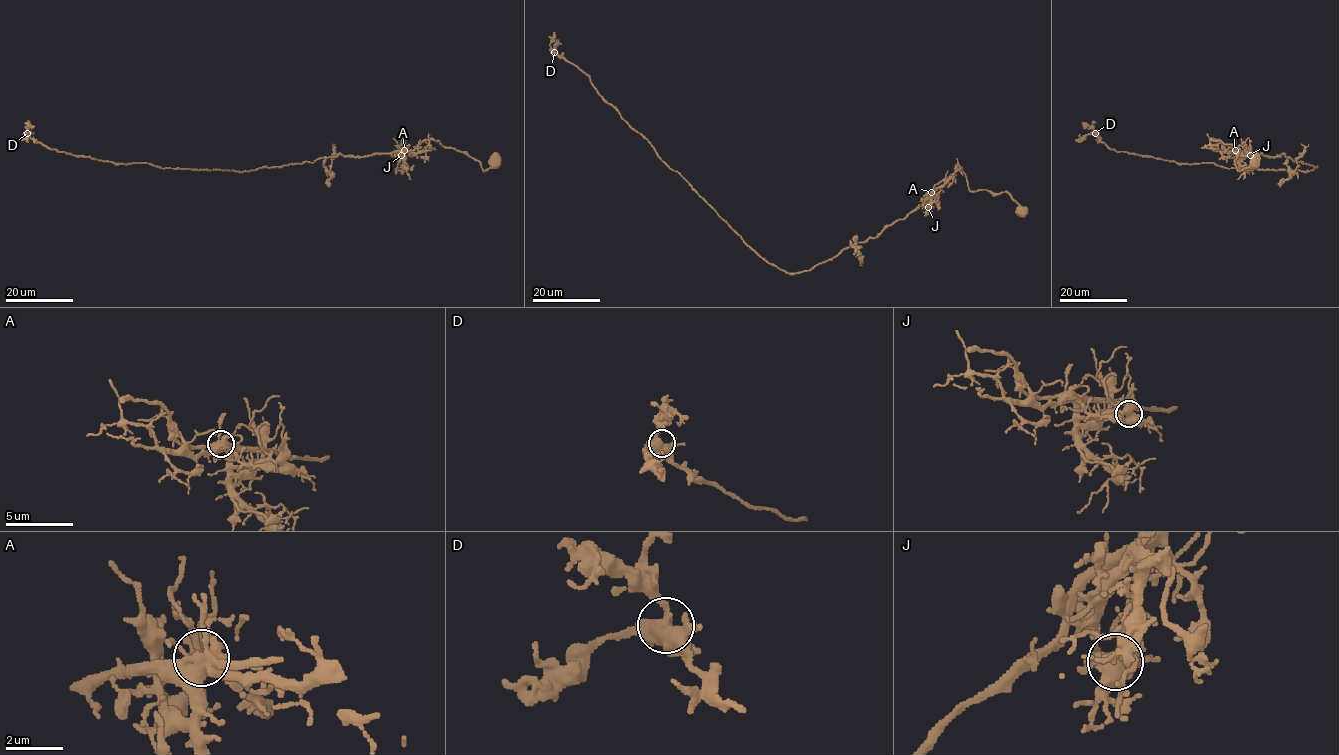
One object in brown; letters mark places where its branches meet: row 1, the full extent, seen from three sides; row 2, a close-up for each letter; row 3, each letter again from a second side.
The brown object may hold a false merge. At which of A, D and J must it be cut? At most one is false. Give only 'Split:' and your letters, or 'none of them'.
Split: none of them

